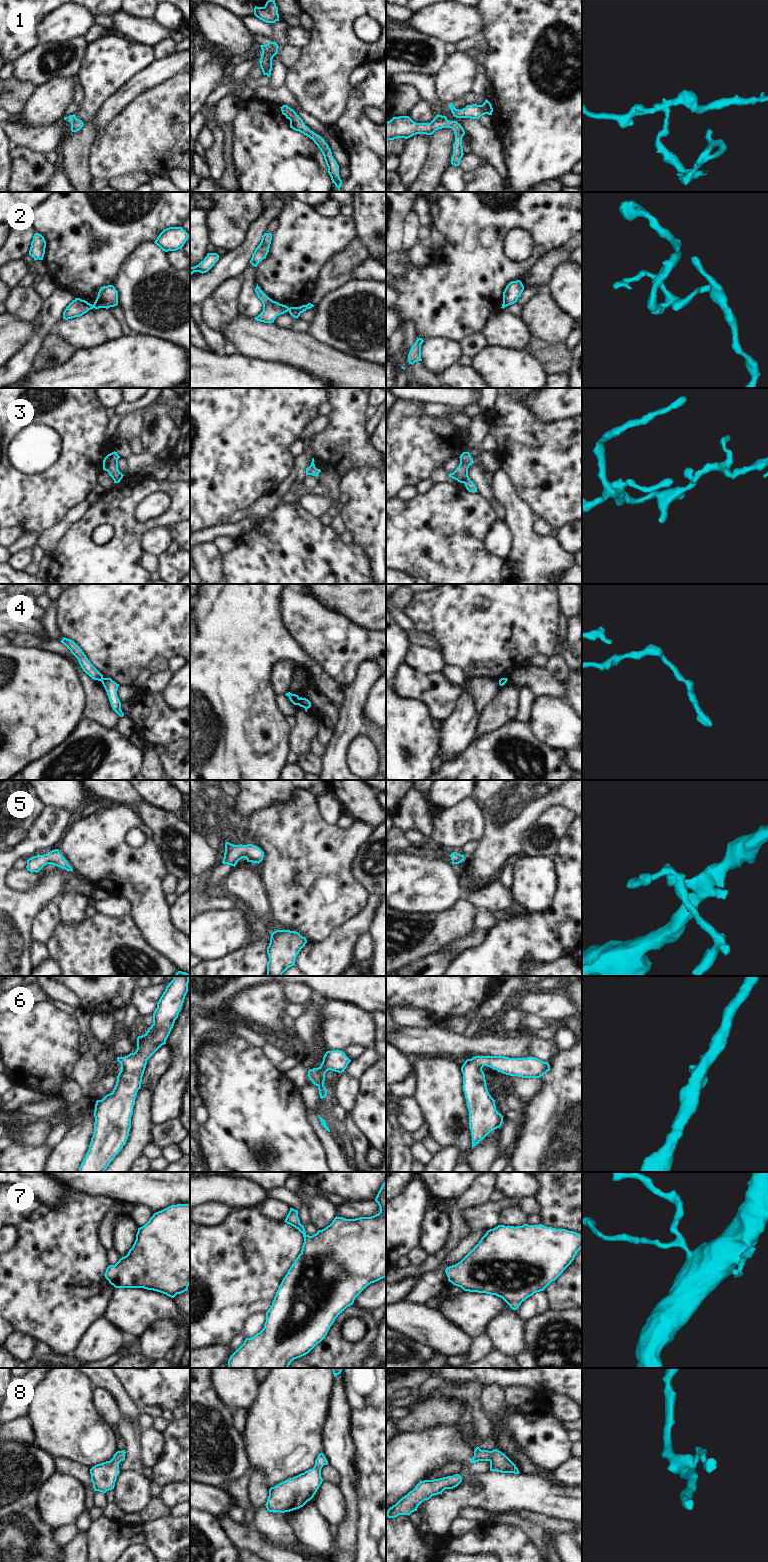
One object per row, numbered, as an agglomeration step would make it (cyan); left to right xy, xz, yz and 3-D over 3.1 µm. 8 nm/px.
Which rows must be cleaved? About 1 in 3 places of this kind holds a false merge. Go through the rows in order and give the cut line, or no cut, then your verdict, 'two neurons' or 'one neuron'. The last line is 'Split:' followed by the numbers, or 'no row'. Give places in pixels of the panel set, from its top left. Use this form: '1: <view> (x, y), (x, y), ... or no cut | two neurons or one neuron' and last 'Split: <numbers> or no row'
1: xz (272, 42), (271, 58) | two neurons
2: xy (92, 305), (94, 307) | two neurons
3: yz (468, 478), (463, 482) | two neurons
4: xz (298, 698), (299, 704) | two neurons
5: no cut | one neuron
6: no cut | one neuron
7: no cut | one neuron
8: no cut | one neuron
Split: 1, 2, 3, 4

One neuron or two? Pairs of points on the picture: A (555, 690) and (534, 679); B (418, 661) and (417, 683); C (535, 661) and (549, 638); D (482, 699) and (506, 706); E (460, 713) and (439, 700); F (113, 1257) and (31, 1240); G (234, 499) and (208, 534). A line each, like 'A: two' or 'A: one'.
A: one
B: two
C: two
D: two
E: two
F: two
G: two

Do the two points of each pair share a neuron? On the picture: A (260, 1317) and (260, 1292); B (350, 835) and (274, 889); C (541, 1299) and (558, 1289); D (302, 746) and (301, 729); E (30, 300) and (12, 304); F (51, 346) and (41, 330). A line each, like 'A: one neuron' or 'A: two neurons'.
A: two neurons
B: one neuron
C: two neurons
D: one neuron
E: one neuron
F: two neurons

